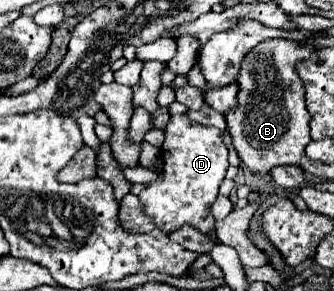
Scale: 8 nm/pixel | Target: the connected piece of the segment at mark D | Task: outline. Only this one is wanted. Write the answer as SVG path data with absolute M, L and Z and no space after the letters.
M170 115L164 129L162 171L160 181L148 183L140 193L144 213L154 217L162 233L172 233L184 225L192 225L202 233L214 229L210 205L218 197L218 187L228 169L228 147L222 141L222 131L190 121L186 115Z

